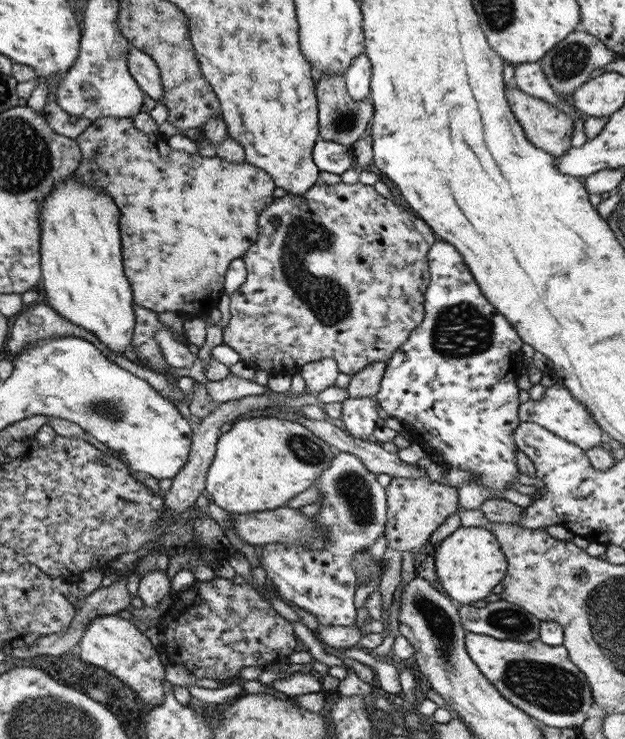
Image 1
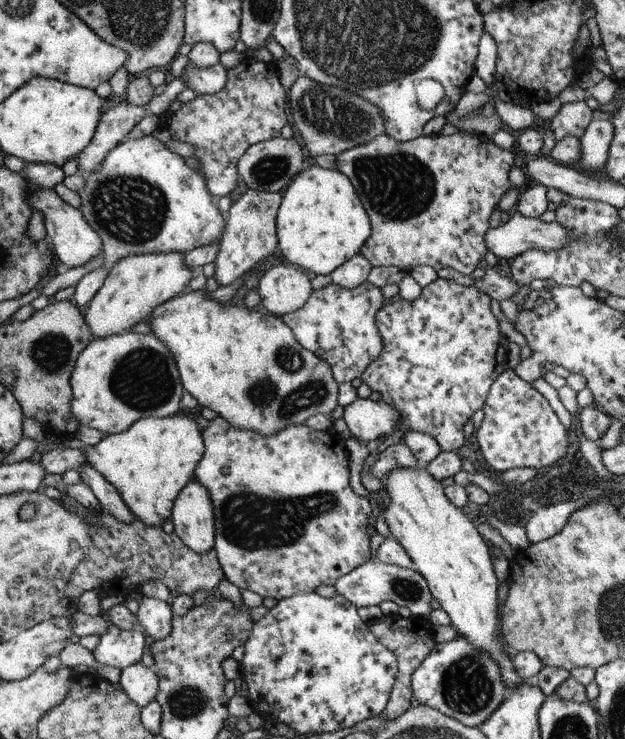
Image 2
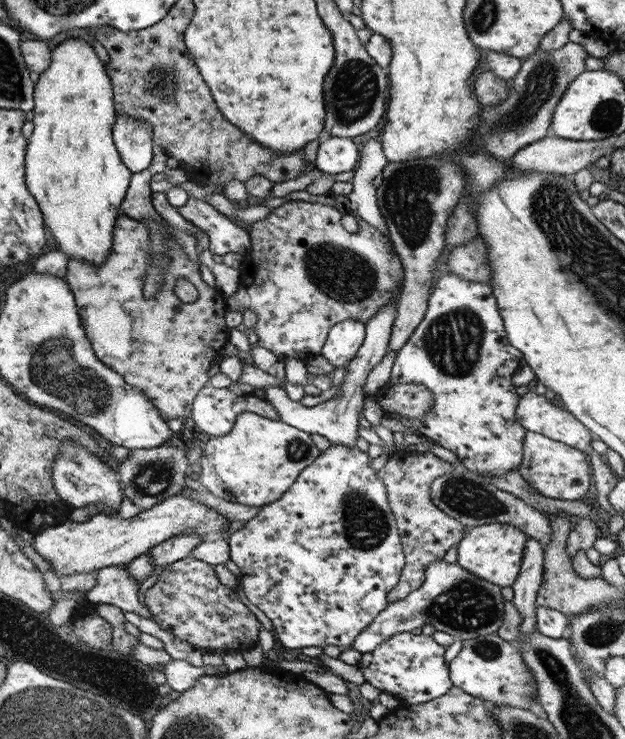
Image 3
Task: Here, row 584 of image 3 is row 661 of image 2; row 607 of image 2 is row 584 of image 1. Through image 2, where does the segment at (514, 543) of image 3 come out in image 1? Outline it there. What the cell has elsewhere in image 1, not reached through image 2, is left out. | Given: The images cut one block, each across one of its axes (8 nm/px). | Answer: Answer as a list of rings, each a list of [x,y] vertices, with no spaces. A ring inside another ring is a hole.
[[[458,527],[434,545],[434,572],[443,594],[451,603],[472,605],[484,600],[495,584],[504,577],[507,564],[496,536],[483,527]]]

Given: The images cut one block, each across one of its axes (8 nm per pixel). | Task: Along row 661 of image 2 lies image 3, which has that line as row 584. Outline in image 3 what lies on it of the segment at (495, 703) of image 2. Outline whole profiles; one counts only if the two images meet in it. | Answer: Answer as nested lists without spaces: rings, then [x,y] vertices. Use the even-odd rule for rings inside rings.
[[[442,558],[427,564],[423,572],[423,584],[413,592],[409,592],[405,598],[387,603],[385,608],[375,619],[361,629],[354,642],[347,648],[357,652],[371,652],[381,642],[399,633],[409,633],[413,628],[421,628],[425,624],[433,626],[434,630],[447,632],[454,639],[463,642],[495,633],[502,627],[504,600],[501,597],[500,587],[491,584],[475,574],[461,568],[457,562],[447,564]]]

